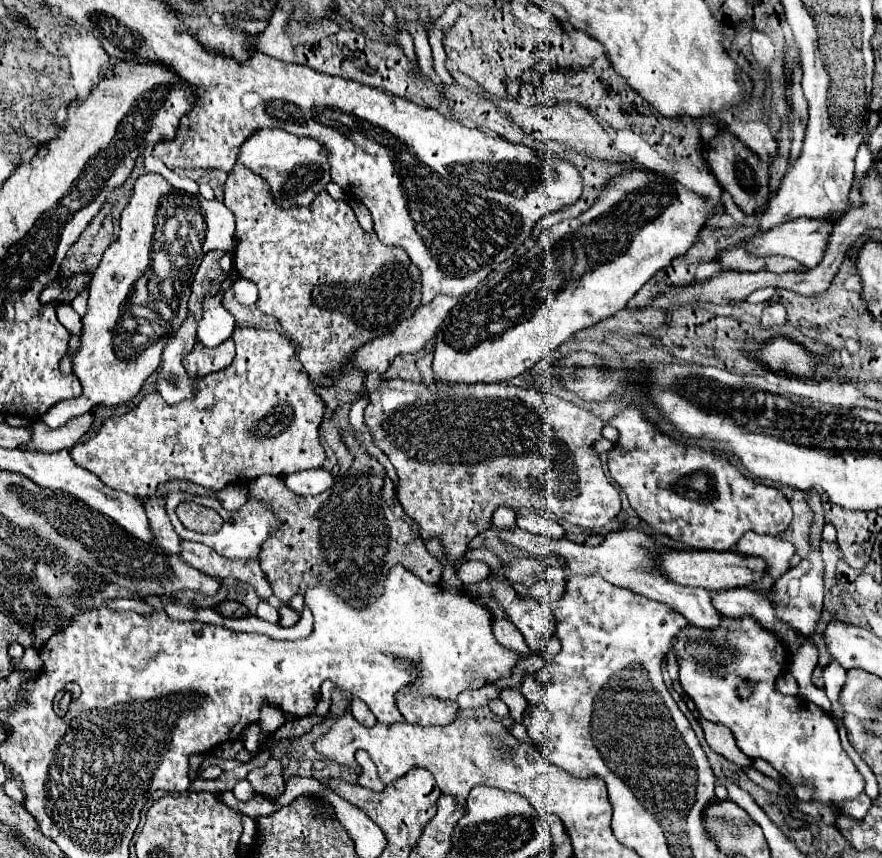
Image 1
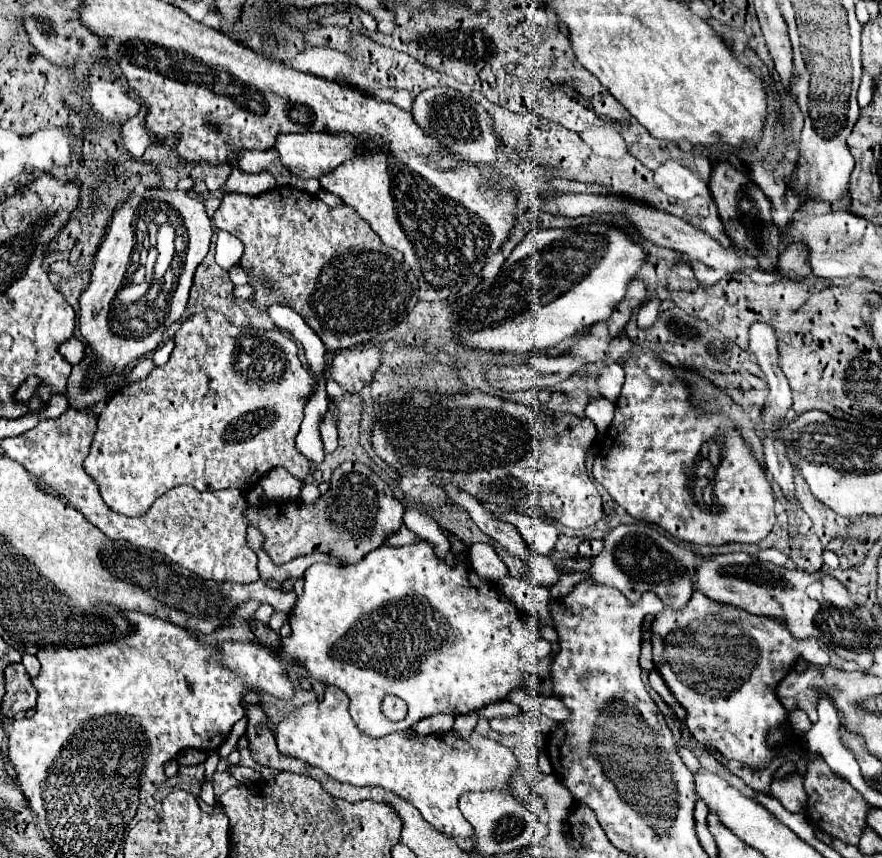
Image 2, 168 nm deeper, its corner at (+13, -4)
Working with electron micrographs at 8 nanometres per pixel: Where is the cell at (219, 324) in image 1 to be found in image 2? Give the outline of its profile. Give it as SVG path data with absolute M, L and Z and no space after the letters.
M170 337L168 341L164 341L164 345L162 345L162 347L158 347L158 349L154 351L154 359L152 359L152 361L154 361L156 365L164 365L164 363L168 361L168 357L170 357L170 353L174 351L172 347L174 347L174 339Z

